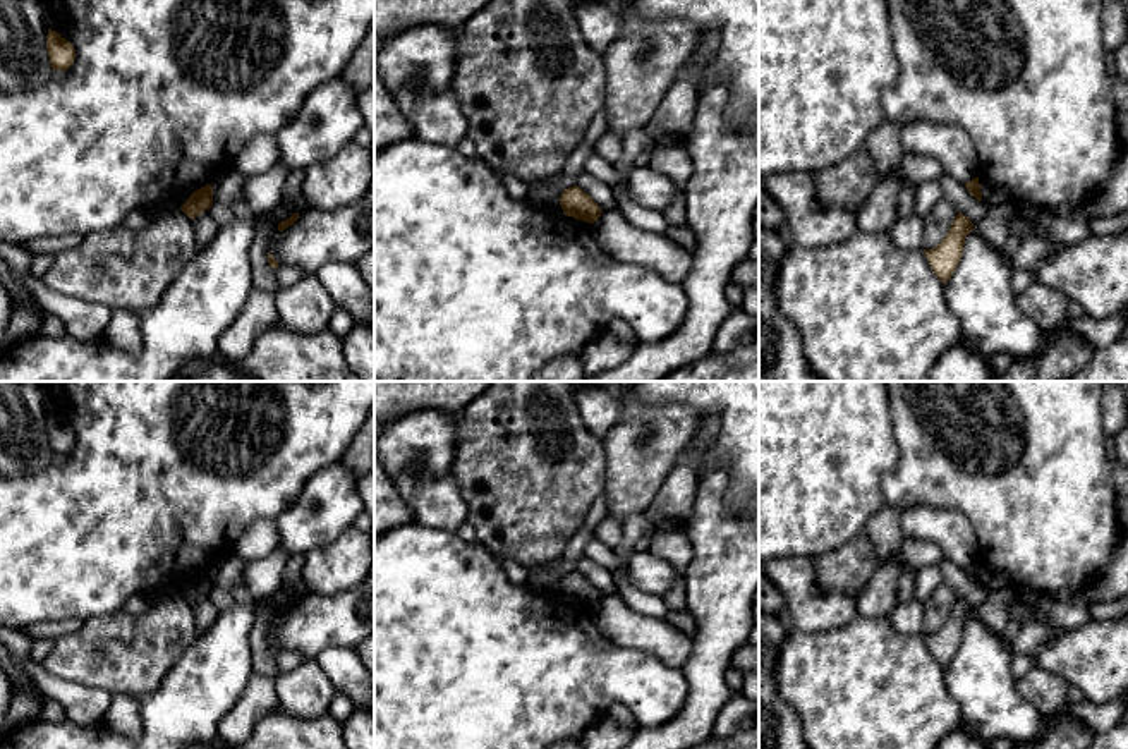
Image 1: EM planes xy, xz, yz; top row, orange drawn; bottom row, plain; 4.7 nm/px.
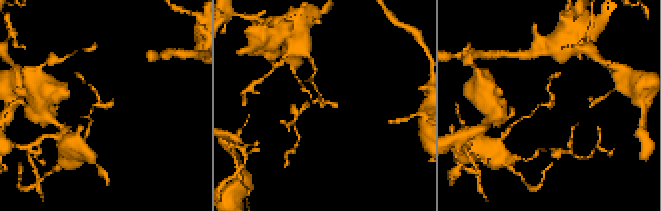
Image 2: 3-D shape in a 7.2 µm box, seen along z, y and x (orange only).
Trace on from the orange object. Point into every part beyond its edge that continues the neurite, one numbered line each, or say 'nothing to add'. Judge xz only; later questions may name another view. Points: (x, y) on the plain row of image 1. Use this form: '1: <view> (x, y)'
nothing to add

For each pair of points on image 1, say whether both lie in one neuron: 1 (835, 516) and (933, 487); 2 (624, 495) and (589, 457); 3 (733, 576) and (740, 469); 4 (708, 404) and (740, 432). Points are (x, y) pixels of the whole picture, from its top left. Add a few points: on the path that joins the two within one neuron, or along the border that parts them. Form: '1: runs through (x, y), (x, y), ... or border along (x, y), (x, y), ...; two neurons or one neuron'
1: border along (897, 464), (883, 478), (885, 504); two neurons
2: border along (601, 437), (605, 449), (605, 492); two neurons
3: border along (727, 471), (725, 504), (740, 517); two neurons
4: runs through (716, 404), (737, 423); one neuron

